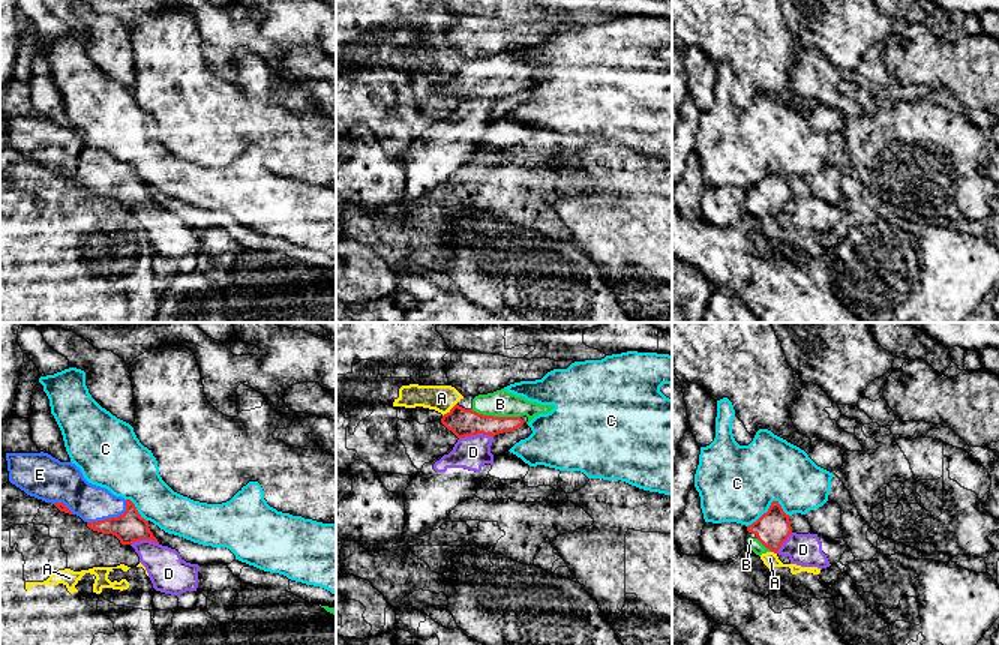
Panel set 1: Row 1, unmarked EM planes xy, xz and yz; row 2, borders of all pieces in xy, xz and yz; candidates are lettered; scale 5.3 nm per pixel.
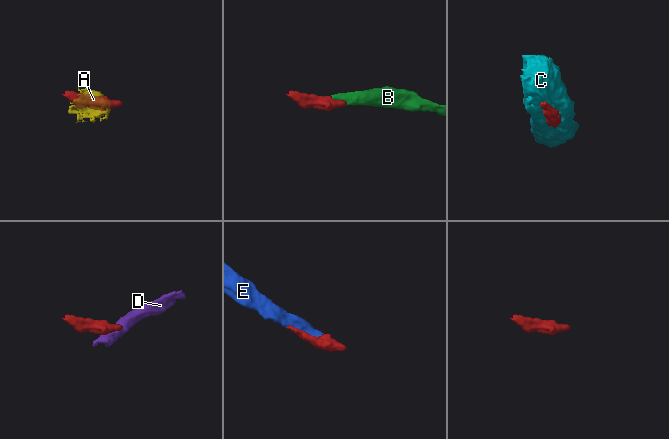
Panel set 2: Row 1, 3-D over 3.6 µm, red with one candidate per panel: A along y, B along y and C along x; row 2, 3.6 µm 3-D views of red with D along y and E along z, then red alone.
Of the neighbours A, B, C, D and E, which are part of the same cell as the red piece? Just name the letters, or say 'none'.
B, E

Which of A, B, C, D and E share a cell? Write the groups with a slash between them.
A / B E / C / D

